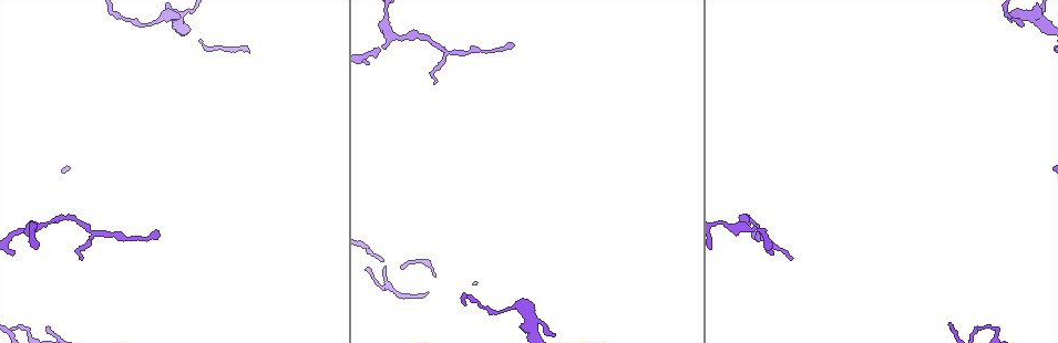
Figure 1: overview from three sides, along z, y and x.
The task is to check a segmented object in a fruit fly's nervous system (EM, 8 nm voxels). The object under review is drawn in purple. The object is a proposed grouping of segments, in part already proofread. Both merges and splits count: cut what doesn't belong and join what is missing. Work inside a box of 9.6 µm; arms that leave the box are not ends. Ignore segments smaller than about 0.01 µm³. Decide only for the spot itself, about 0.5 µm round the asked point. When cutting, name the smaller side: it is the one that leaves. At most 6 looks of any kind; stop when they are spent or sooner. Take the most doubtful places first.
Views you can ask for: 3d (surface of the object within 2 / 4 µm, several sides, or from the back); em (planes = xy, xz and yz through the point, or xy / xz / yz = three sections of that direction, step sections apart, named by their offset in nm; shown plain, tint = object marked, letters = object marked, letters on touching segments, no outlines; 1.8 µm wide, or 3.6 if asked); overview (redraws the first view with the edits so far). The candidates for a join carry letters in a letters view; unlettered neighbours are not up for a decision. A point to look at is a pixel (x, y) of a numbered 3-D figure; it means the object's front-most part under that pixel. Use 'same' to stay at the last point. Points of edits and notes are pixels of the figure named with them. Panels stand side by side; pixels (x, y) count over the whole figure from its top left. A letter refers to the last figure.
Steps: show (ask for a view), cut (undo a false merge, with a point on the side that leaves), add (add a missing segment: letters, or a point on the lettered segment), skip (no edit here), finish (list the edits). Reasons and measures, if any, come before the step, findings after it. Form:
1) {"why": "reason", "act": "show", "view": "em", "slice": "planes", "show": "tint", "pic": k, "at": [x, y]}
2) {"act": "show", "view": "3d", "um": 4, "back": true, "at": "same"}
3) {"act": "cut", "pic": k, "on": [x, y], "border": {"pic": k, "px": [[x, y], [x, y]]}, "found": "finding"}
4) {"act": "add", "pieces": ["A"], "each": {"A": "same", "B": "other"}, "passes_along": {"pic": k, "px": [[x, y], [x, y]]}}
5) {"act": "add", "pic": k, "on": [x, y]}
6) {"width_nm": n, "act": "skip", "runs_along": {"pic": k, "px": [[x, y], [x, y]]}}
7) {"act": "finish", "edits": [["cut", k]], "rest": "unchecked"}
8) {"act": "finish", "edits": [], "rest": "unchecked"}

{"why": "branch point", "act": "show", "view": "3d", "um": 2, "pic": 1, "at": [1017, 14]}

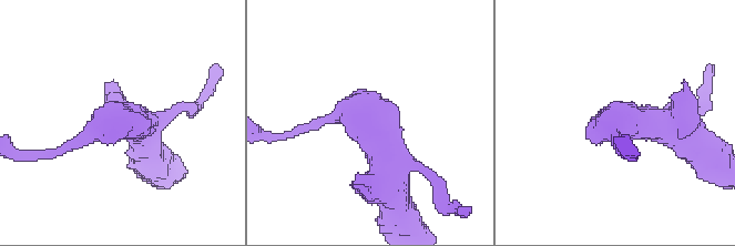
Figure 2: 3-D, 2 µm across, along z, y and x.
{"why": "shape alone is not enough", "act": "show", "view": "em", "slice": "planes", "show": "letters", "pic": 2, "at": [362, 119]}

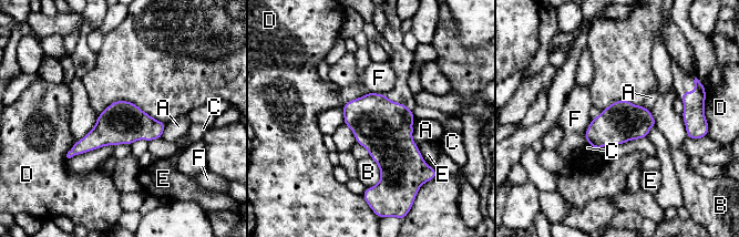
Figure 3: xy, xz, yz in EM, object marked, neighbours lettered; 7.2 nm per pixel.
{"longest_contact_nm": ["B", 240], "act": "skip", "each": {"A": "other", "B": "other", "C": "other", "D": "other", "E": "other", "F": "other"}, "found": "one cell here"}

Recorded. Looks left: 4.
{"why": "free end", "act": "show", "view": "em", "slice": "planes", "show": "letters", "pic": 1, "at": [14, 250]}

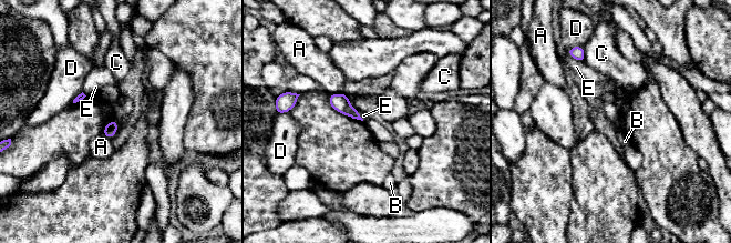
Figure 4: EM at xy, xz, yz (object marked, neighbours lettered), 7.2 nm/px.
{"act": "skip", "each": {"A": "other", "B": "other", "C": "other", "D": "other", "E": "other"}, "border": {"pic": 4, "px": [[570, 57], [583, 62]]}, "found": "no lettered segment goes on from it"}

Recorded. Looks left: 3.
{"why": "tapers out", "act": "show", "view": "em", "slice": "yz", "step": 8, "show": "letters", "pic": 1, "at": [158, 234]}

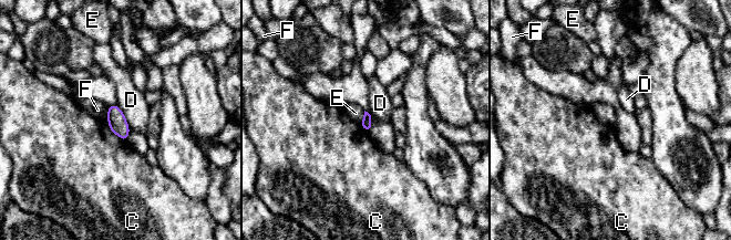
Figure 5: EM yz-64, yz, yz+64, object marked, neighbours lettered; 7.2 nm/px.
{"why": "another direction", "act": "show", "view": "em", "slice": "planes", "show": "letters", "at": "same"}

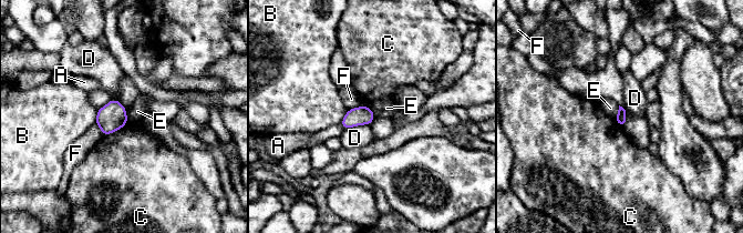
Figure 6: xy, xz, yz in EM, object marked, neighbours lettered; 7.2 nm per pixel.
{"width_nm": 80, "act": "skip", "each": {"A": "other", "B": "other", "C": "other", "D": "other", "E": "other", "F": "other"}, "border": {"pic": 6, "px": [[125, 108], [125, 114], [129, 120]]}, "found": "no lettered segment goes on from it"}

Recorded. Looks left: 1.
{"act": "finish", "edits": [], "rest": "unchecked"}

